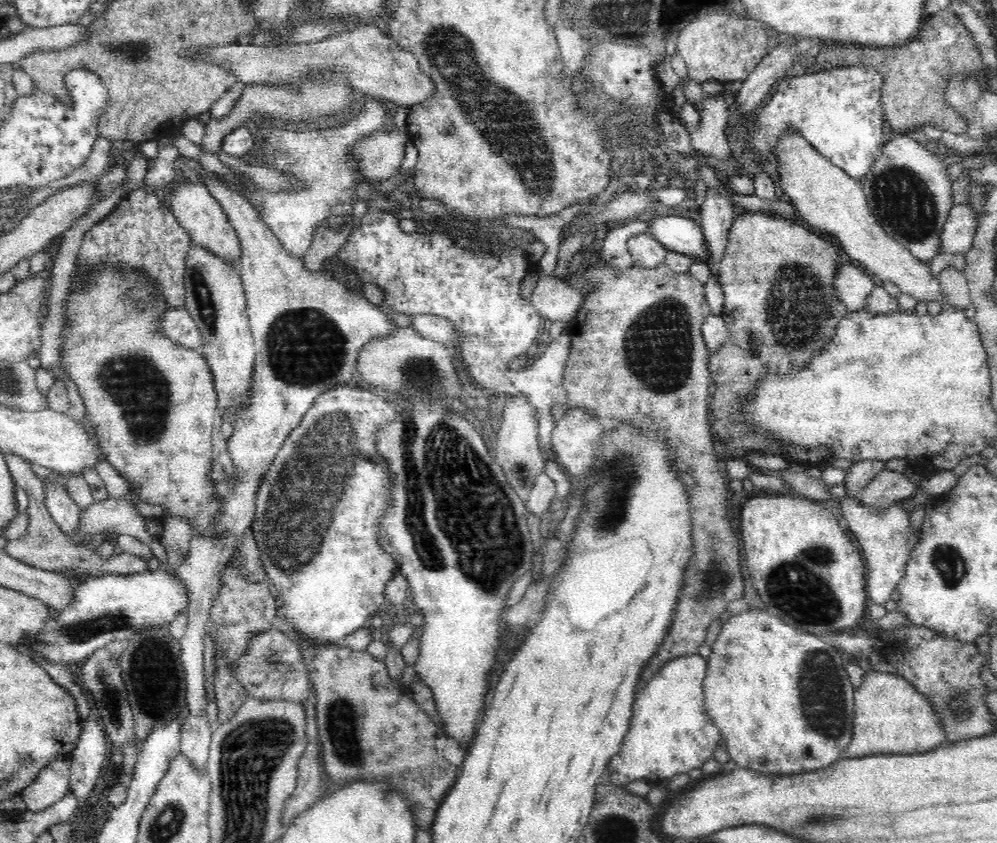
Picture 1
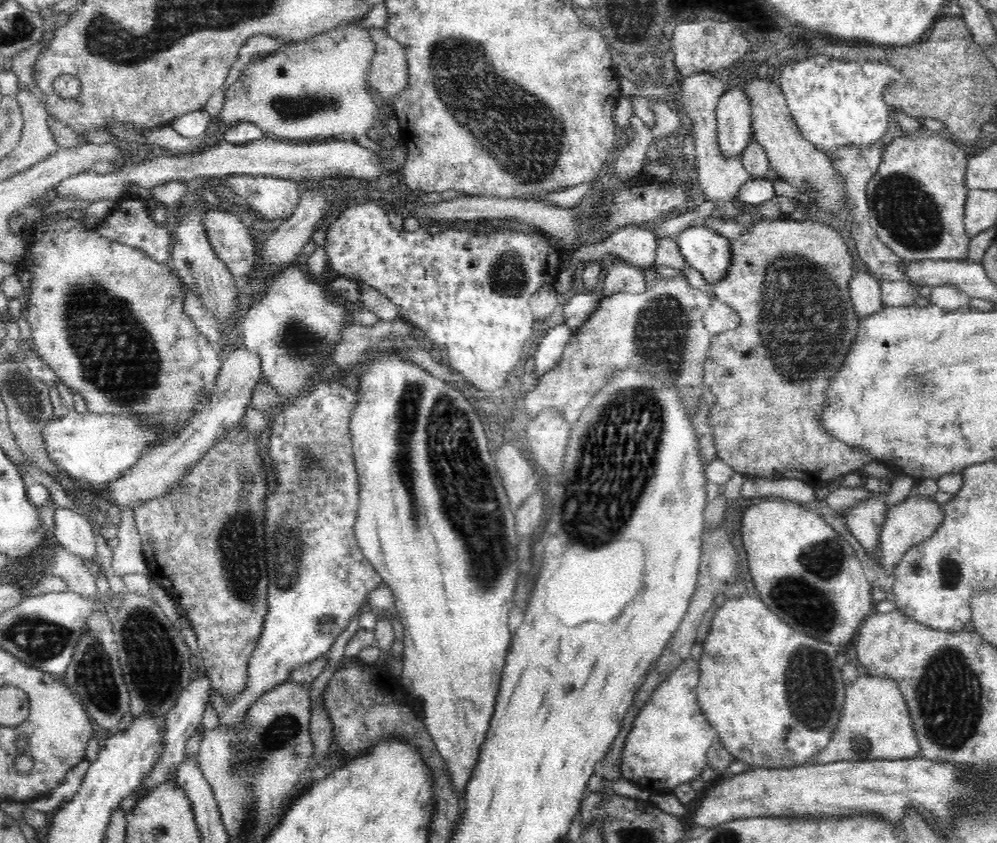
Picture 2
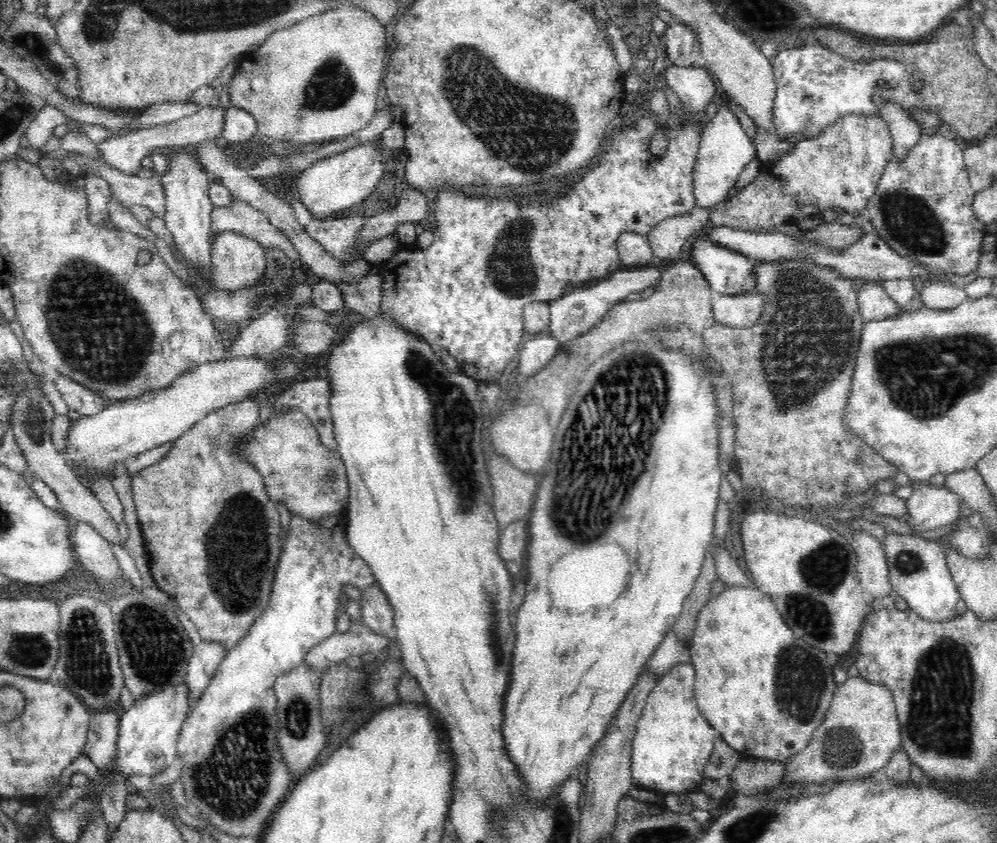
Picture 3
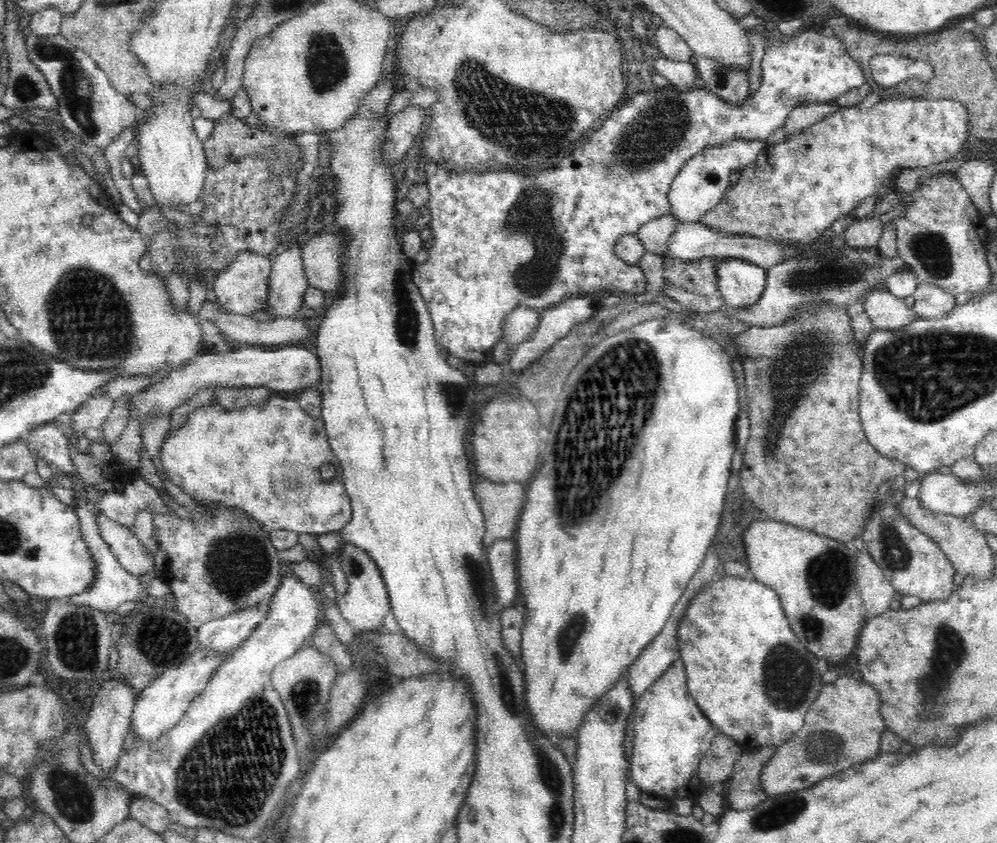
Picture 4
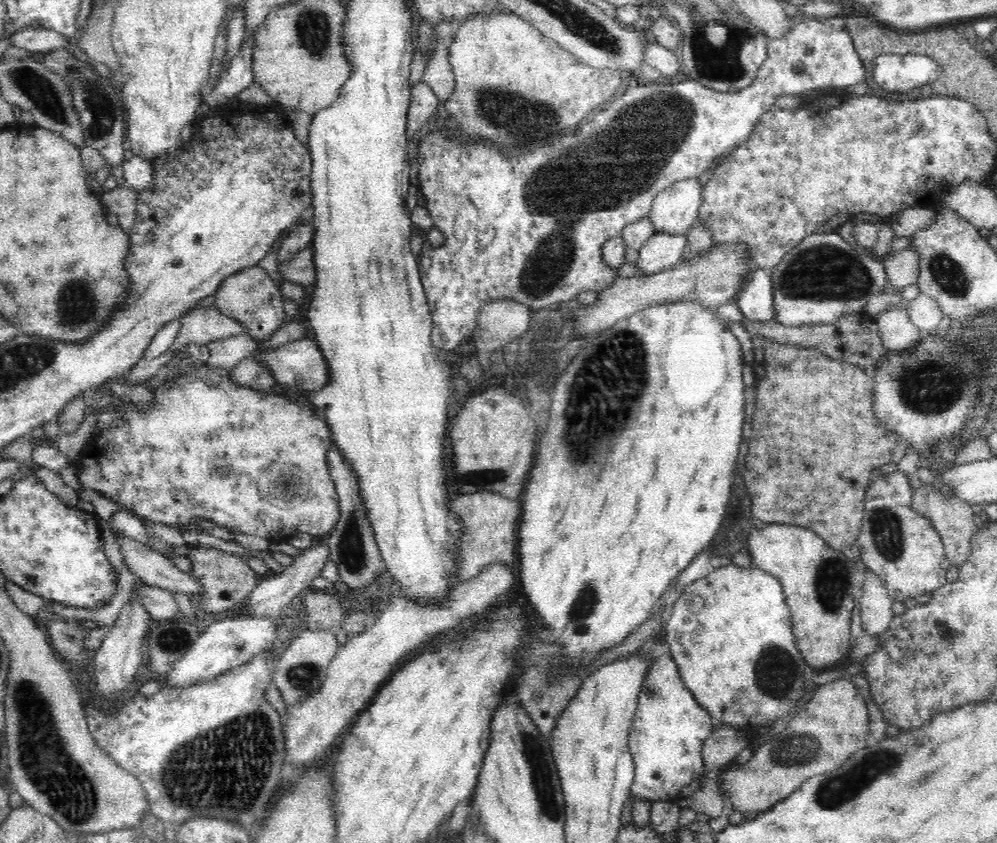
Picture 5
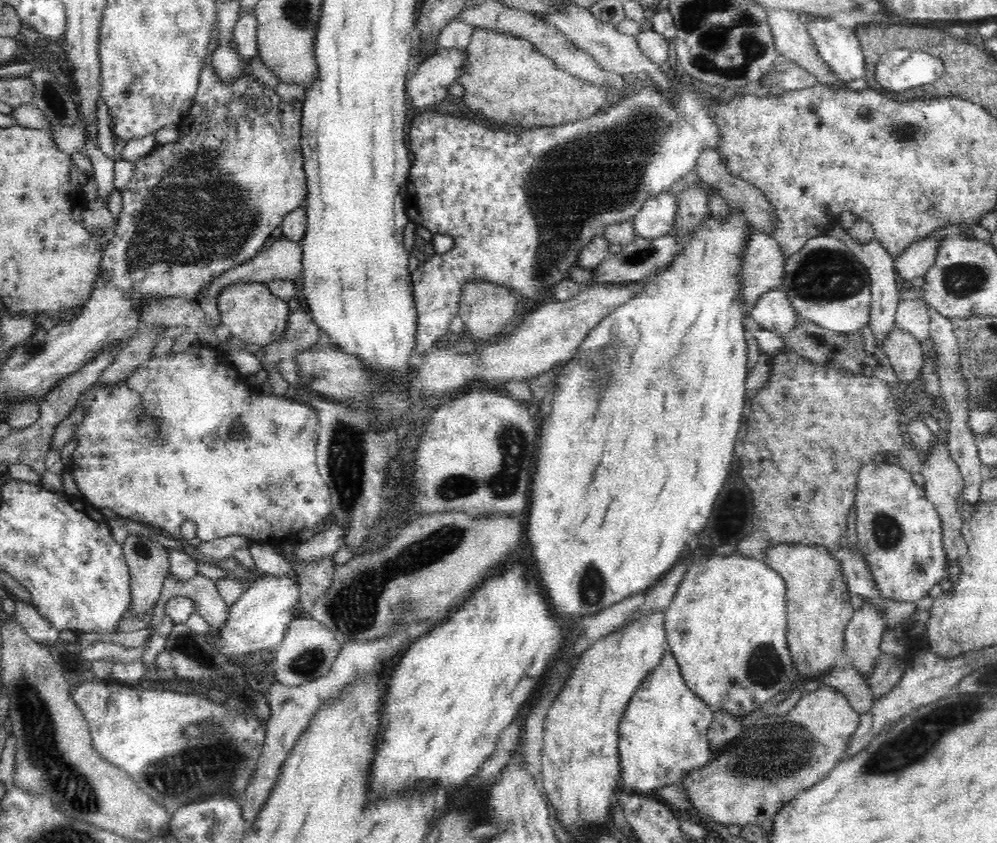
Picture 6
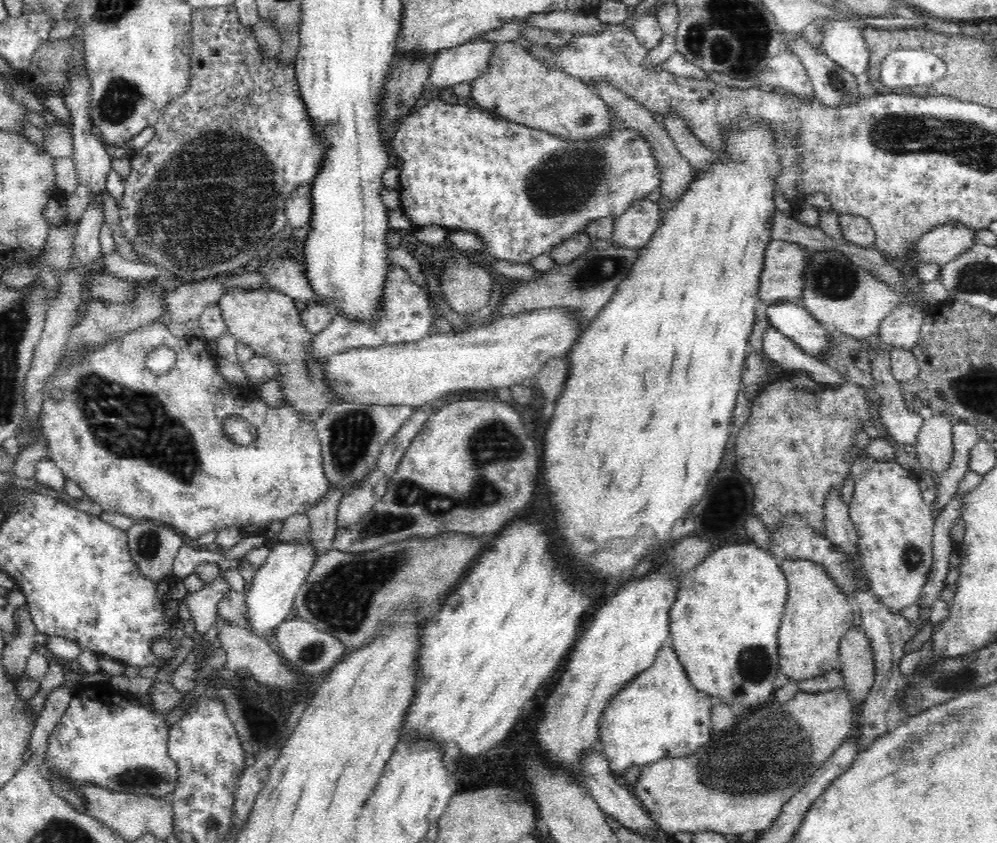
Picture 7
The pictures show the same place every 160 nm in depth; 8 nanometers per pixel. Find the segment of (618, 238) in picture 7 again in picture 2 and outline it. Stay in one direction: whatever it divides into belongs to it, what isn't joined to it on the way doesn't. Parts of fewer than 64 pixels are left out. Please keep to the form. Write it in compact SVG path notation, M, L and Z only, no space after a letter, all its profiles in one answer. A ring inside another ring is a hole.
M728 88L716 107L718 149L726 156L740 157L752 134L752 111L744 90Z

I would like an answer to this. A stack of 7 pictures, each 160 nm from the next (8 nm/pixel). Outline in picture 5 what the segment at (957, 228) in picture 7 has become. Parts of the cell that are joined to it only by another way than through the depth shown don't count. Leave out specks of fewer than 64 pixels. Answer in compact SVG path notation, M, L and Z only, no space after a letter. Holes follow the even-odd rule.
M910 246L907 249L892 253L892 256L888 256L884 262L887 281L900 289L917 284L920 262L922 262L920 253Z

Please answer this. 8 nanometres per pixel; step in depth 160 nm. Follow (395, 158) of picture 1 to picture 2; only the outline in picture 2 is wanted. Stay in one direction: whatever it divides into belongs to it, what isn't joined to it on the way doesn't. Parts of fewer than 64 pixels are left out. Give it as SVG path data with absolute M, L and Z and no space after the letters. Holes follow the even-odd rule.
M222 138L217 145L200 153L181 154L181 157L164 153L155 160L145 159L136 165L127 165L116 170L100 174L94 170L74 175L56 186L58 198L72 198L88 206L99 200L117 202L126 196L129 187L153 187L178 179L189 181L202 177L224 177L225 174L252 174L252 176L268 176L286 180L301 181L304 179L320 179L322 177L342 177L374 180L380 176L383 168L376 152L364 148L356 139L334 140L327 143L285 143L277 139L256 139L242 146L232 145Z

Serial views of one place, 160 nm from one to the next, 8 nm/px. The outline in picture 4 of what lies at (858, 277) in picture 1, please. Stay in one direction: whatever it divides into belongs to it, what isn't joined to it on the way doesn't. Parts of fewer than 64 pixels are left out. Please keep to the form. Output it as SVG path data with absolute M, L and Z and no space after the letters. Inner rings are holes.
M882 290L871 291L861 300L875 328L886 330L902 329L916 318L904 301Z

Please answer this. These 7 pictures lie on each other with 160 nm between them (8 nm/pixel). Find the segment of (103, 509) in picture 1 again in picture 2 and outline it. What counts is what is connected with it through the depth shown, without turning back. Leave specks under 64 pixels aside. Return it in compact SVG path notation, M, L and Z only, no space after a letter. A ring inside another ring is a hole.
M244 346L231 352L227 356L227 360L221 364L211 401L198 410L198 416L191 418L188 428L182 434L157 449L148 450L120 478L107 483L104 491L105 505L117 507L120 514L124 511L135 512L137 506L174 490L174 486L180 484L183 478L190 474L192 467L202 460L202 457L216 443L236 430L238 422L242 420L242 416L246 412L246 404L253 397L258 376L260 376L260 357L258 355L248 353L244 350Z

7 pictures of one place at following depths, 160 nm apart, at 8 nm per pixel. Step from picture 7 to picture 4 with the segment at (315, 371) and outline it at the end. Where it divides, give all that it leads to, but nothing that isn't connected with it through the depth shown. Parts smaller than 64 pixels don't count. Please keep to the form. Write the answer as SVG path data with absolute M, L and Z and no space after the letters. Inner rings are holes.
M240 252L230 265L215 276L212 290L218 297L218 303L230 314L259 317L260 310L267 308L269 276L273 263L267 256L252 252Z

